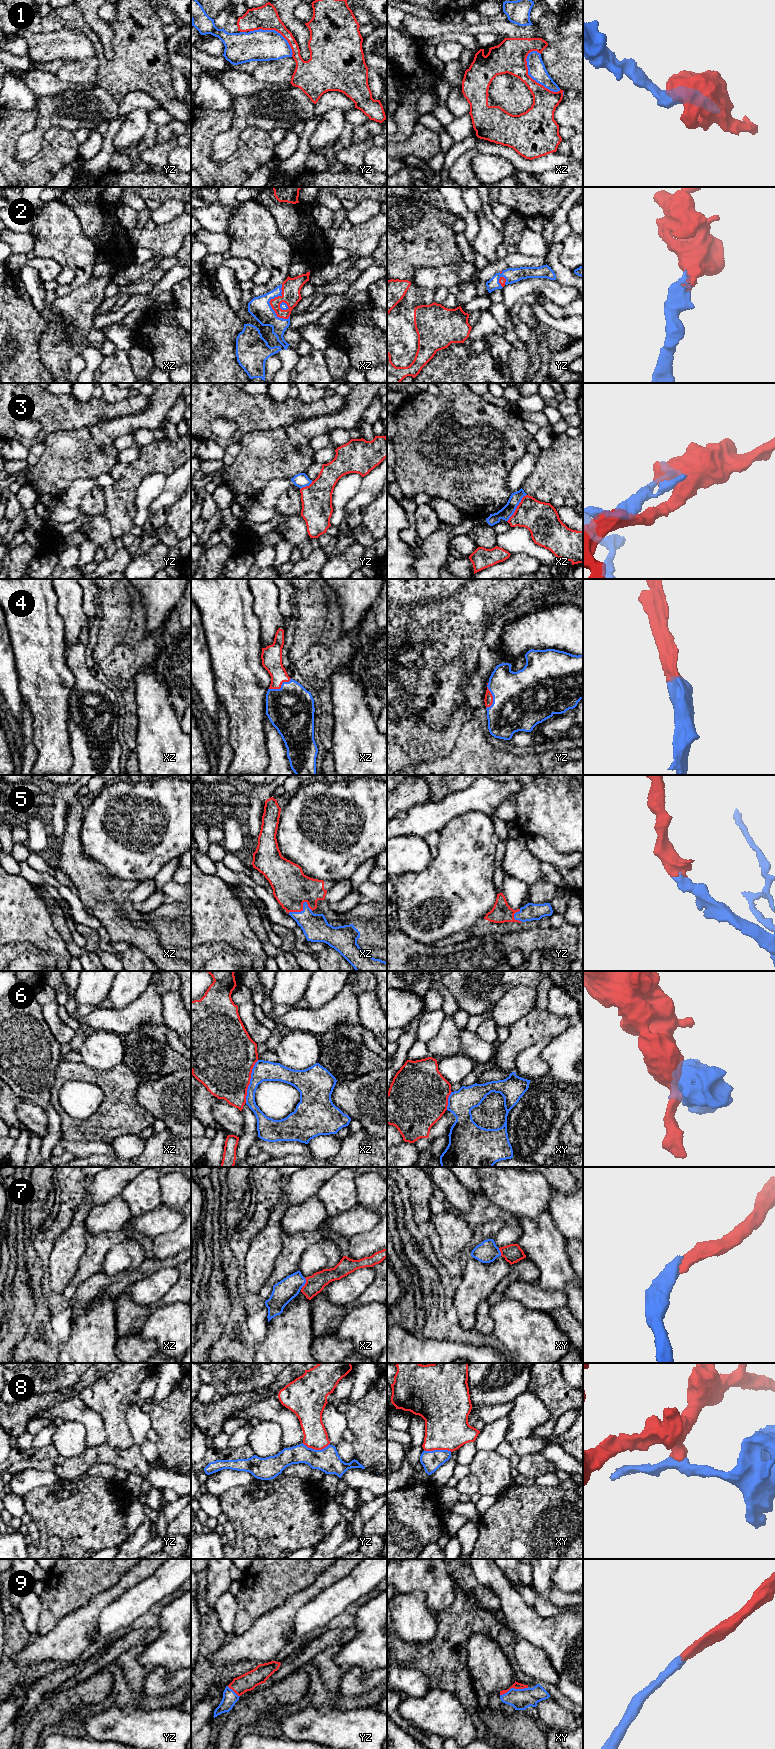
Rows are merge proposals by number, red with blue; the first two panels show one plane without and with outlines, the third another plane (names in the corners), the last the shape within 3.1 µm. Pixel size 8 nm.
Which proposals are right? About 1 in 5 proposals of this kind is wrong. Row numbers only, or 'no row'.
2, 4, 5, 7, 9

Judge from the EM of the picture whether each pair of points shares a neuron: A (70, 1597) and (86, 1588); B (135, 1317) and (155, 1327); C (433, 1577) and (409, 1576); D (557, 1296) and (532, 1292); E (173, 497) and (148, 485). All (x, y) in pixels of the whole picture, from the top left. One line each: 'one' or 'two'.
A: one
B: two
C: one
D: one
E: two

